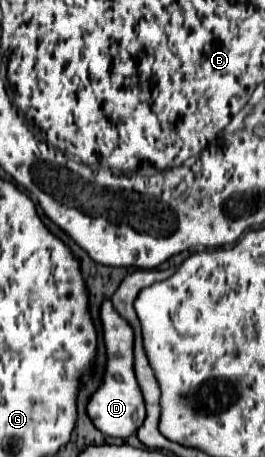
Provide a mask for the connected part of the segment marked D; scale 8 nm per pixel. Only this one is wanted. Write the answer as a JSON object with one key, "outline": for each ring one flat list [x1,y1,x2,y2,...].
{"outline":[[105,300,101,304,99,318,101,318,101,326,103,326,103,344,105,344,105,352,107,352,107,364,105,364,103,382,99,384,99,388,95,390,95,394,91,394,91,398,87,402,87,416,91,418,91,422,103,436,125,438,125,436,135,434,135,430,141,426,141,422,145,418,143,396,141,396,141,390,137,386,135,372,133,372,133,330,115,312,115,308,109,300]]}

